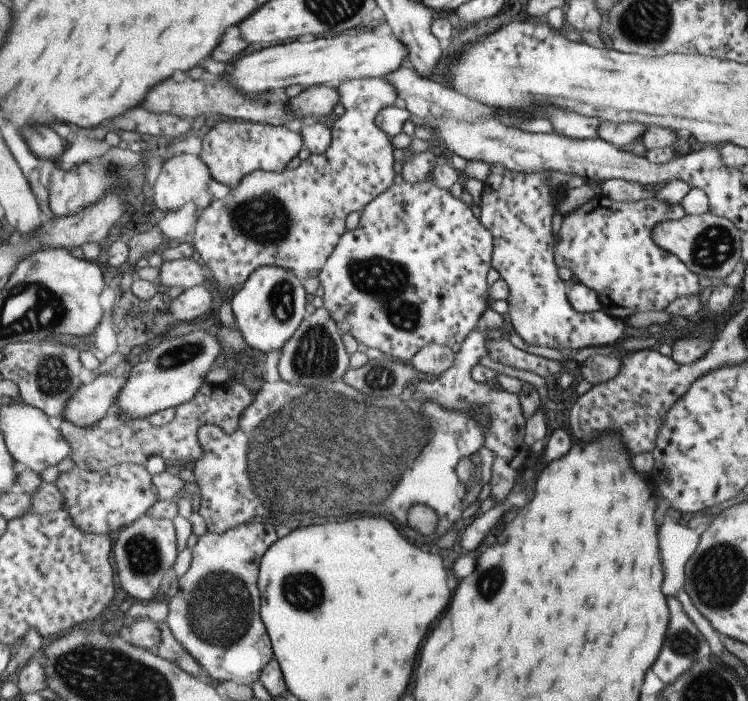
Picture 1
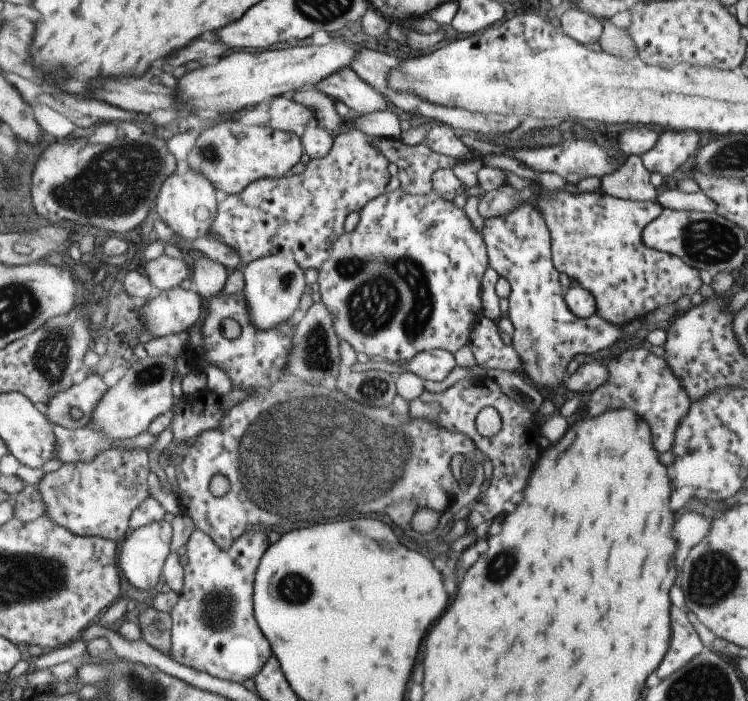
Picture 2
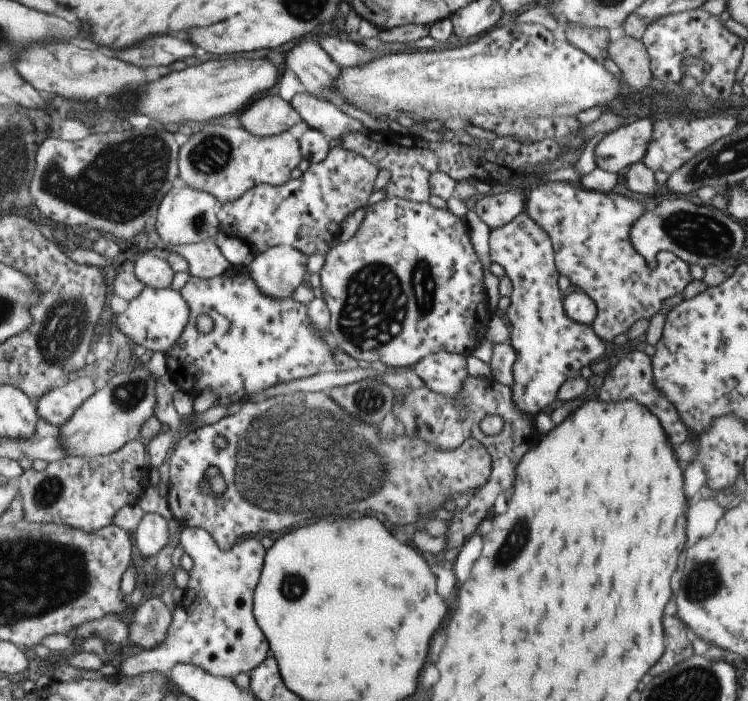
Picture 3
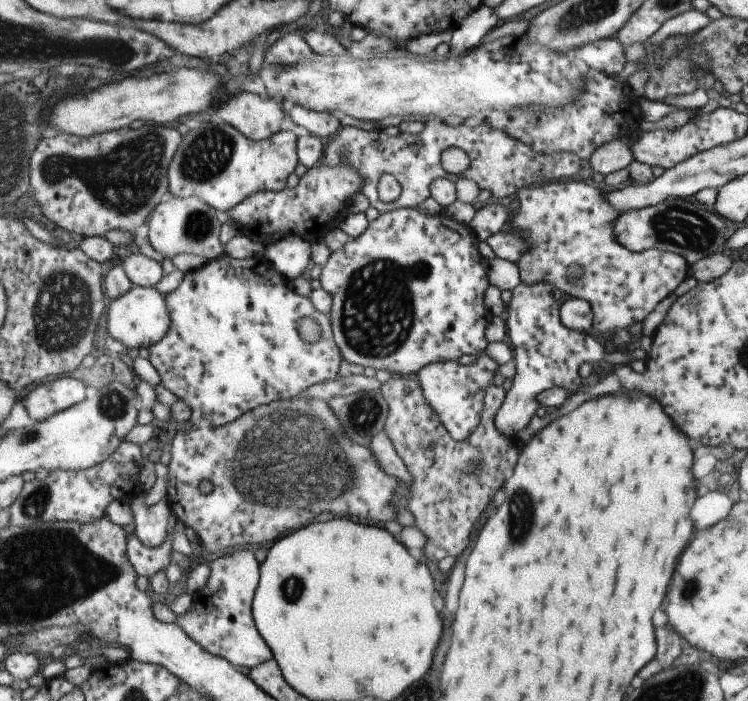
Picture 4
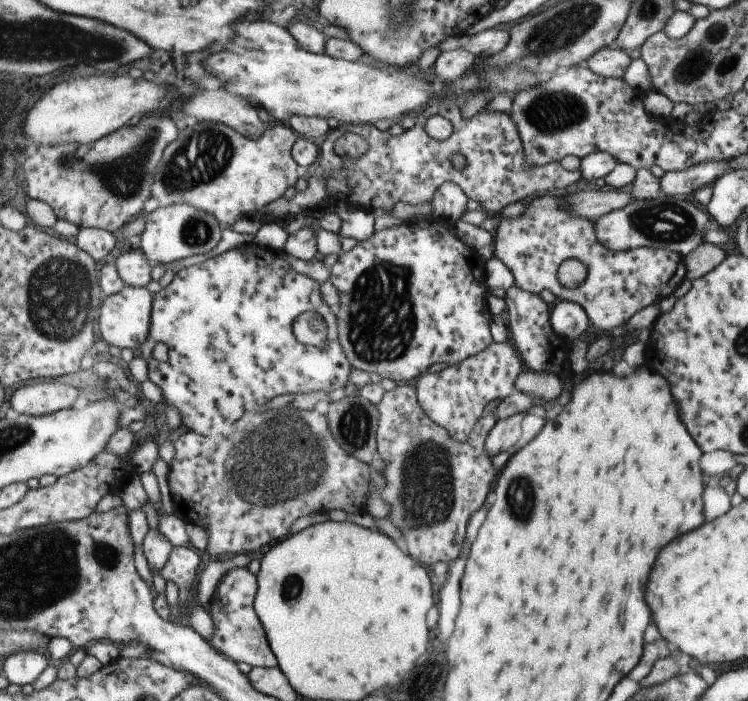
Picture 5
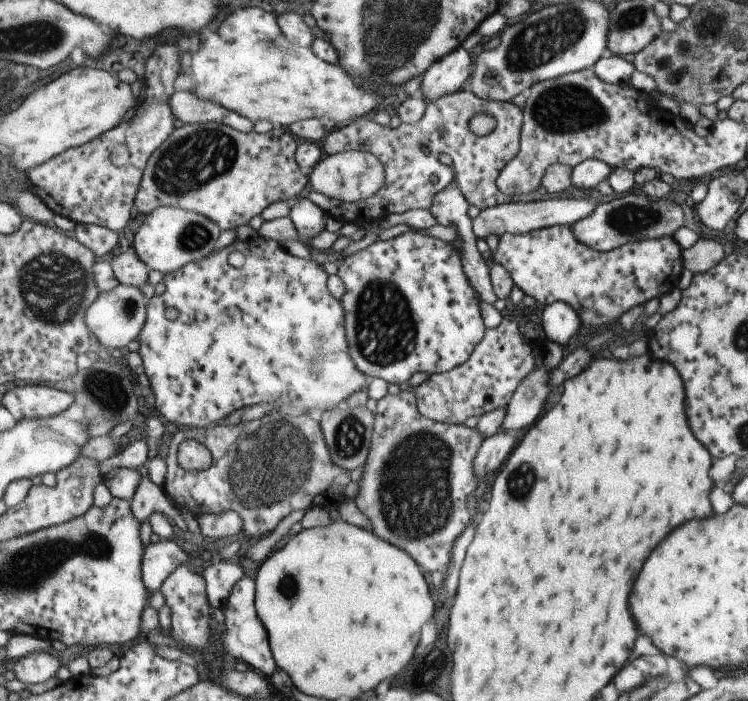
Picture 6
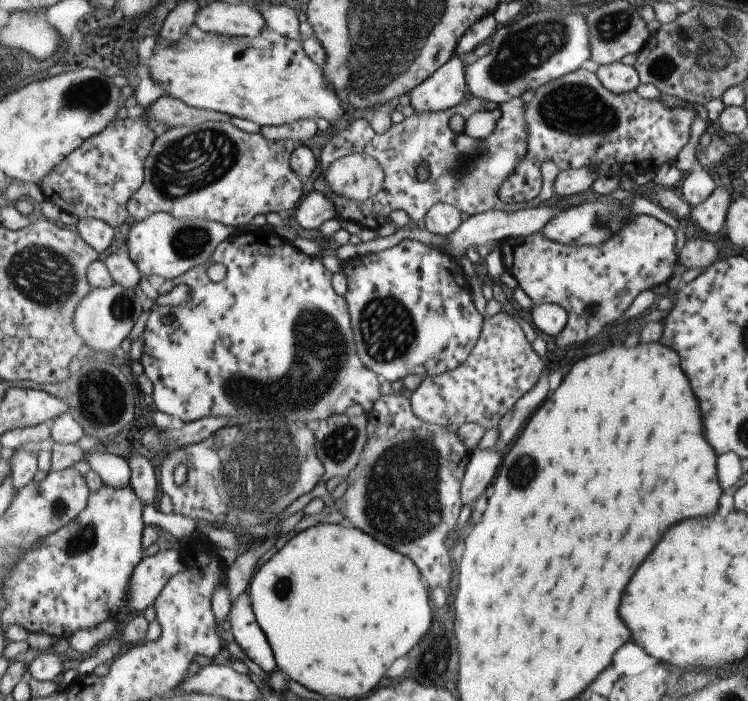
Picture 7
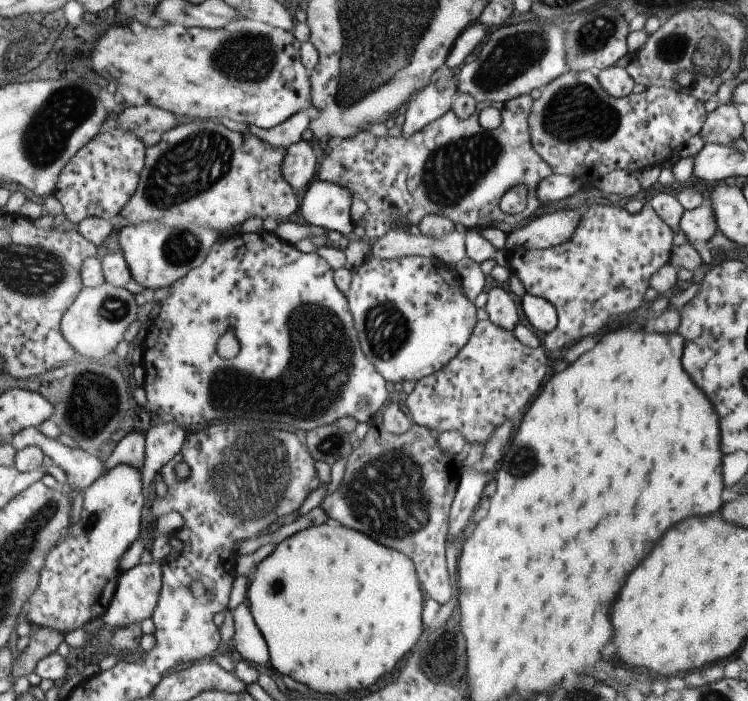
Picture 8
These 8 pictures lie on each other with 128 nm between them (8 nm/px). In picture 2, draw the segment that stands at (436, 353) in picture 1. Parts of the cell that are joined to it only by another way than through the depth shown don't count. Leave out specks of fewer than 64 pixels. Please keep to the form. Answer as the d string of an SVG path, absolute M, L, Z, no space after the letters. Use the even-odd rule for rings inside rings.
M446 350L421 351L402 364L403 372L412 372L422 381L432 380L439 382L451 372L455 366L453 355Z

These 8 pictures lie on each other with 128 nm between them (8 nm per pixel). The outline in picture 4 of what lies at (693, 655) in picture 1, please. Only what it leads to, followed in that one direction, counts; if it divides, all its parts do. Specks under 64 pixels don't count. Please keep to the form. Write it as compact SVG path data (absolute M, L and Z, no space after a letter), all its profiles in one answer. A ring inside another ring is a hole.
M667 626L659 628L655 632L655 644L657 644L657 652L653 656L653 660L649 664L645 664L639 670L639 678L649 678L653 674L657 674L659 670L669 669L674 666L678 656L682 654L684 639L677 632L669 630Z

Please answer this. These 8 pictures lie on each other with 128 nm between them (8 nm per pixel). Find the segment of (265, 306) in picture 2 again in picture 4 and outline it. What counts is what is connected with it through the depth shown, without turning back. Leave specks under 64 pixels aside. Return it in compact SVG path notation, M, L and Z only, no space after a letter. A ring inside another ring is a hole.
M295 234L270 241L261 255L288 285L298 276L305 276L310 267L310 243Z

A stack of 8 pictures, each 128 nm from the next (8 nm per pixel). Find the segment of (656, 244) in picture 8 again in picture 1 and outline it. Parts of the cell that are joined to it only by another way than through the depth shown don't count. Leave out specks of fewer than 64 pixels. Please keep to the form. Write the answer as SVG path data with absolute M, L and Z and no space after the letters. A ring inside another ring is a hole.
M602 194L595 195L590 198L578 208L564 214L560 223L559 231L555 235L553 260L557 267L565 268L577 278L578 282L583 286L586 286L589 290L596 293L600 304L600 310L606 312L613 318L625 321L632 314L642 313L647 311L663 311L665 307L678 304L683 301L687 296L693 296L693 294L699 294L701 289L699 288L699 279L694 272L691 272L674 254L659 248L653 240L651 240L650 232L657 223L681 218L684 214L684 210L677 204L668 203L661 197L653 199L640 200L635 202L615 202Z

